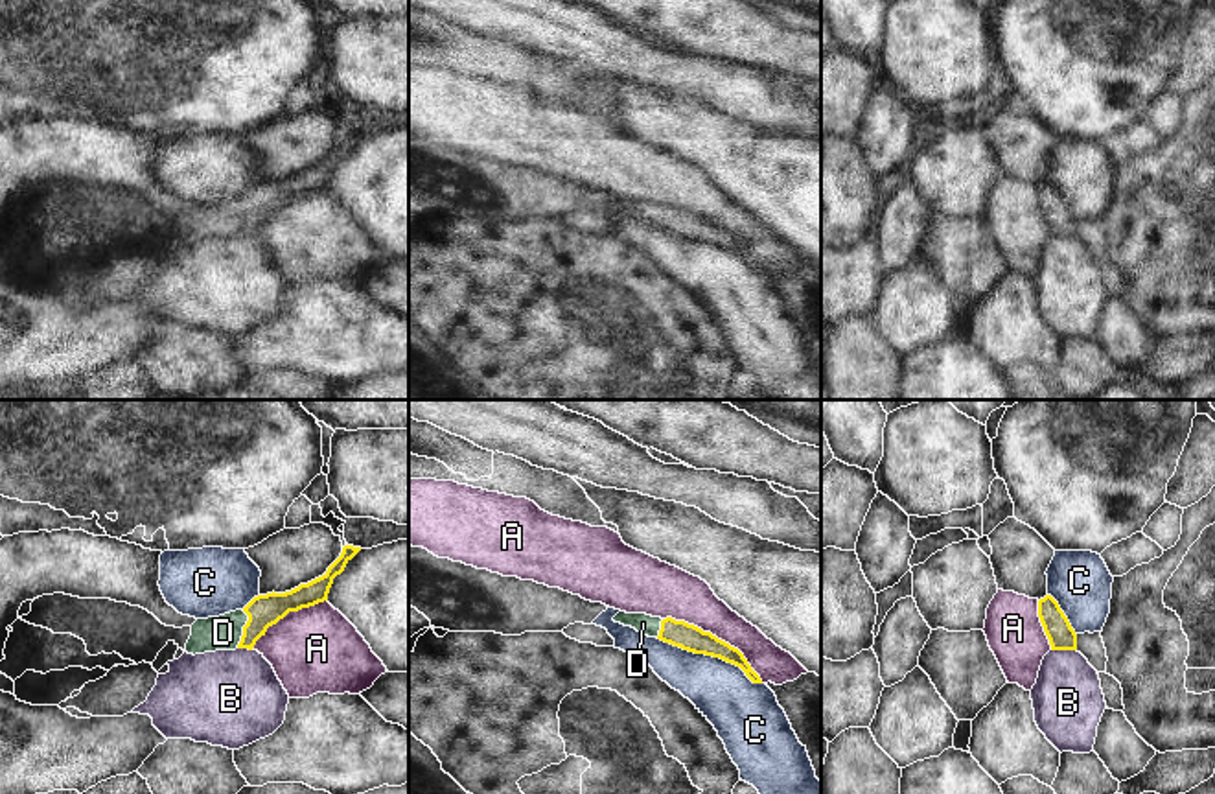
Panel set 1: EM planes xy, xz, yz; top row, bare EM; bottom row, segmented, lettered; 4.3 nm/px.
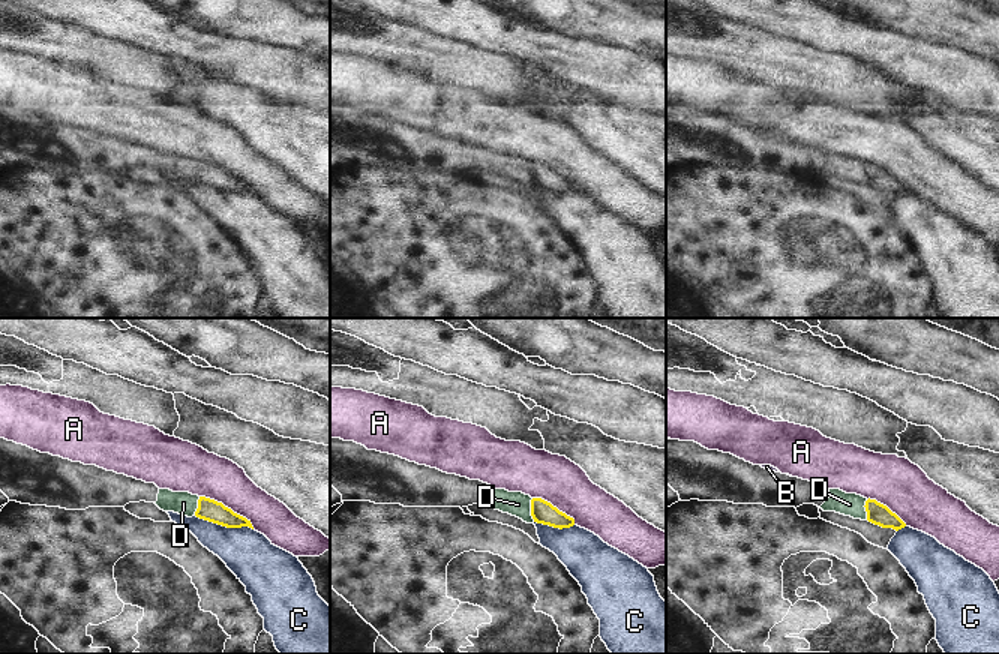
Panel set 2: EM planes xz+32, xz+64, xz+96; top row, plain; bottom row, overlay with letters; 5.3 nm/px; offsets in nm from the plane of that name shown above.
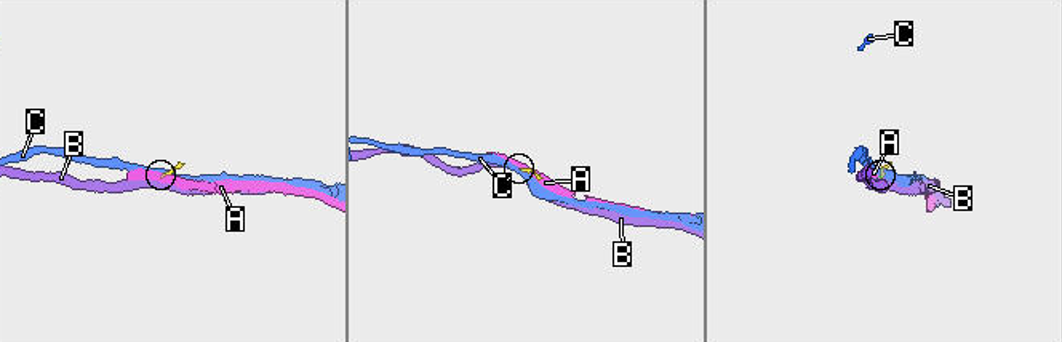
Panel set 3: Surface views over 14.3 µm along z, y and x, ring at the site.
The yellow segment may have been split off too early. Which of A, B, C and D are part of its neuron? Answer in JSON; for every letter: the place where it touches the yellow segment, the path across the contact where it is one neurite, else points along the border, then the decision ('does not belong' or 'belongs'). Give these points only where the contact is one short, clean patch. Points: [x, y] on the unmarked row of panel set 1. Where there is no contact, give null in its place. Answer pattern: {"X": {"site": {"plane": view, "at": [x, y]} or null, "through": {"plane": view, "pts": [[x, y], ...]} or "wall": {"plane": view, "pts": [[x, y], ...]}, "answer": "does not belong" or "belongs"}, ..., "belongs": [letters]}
{"A": {"site": {"plane": "xz", "at": [715, 223]}, "answer": "does not belong"}, "B": {"site": {"plane": "yz", "at": [1064, 236]}, "wall": {"plane": "yz", "pts": [[1052, 236], [1076, 238]]}, "answer": "does not belong"}, "C": {"site": {"plane": "xz", "at": [709, 242]}, "answer": "does not belong"}, "D": {"site": {"plane": "xy", "at": [243, 216]}, "through": {"plane": "xy", "pts": [[264, 198], [243, 216], [223, 220]]}, "answer": "belongs"}, "belongs": ["D"]}

